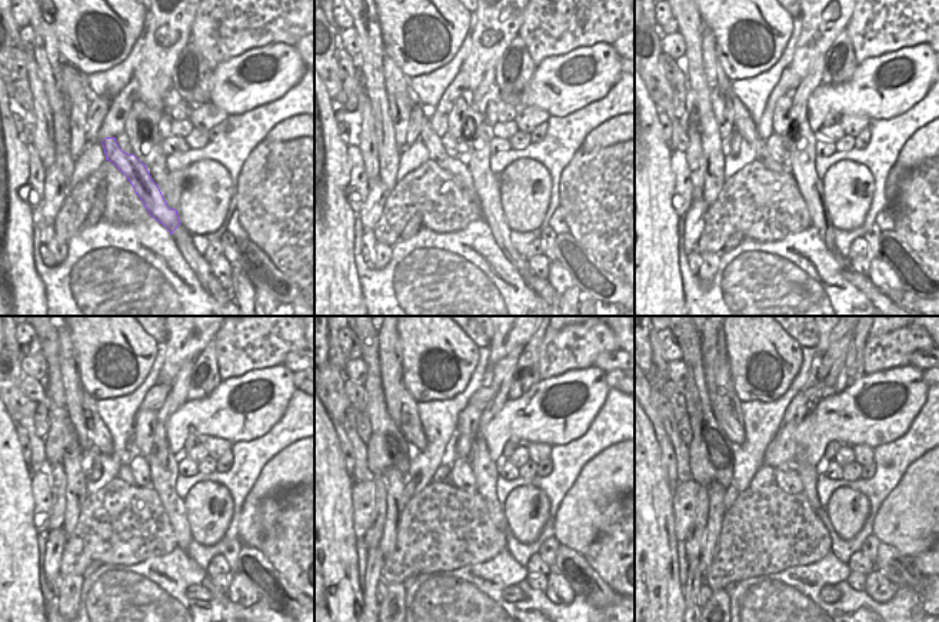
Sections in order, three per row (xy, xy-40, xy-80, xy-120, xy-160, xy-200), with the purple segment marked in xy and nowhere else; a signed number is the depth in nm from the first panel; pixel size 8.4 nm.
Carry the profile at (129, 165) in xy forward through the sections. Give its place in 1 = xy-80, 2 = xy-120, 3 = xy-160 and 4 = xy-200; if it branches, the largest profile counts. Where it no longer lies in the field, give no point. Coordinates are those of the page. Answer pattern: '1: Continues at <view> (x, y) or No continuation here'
1: Continues at xy-80 (745, 127)
2: Continues at xy-120 (97, 431)
3: Continues at xy-160 (412, 429)
4: Continues at xy-200 (728, 415)

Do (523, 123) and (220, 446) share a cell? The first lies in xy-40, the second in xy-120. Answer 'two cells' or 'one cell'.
one cell

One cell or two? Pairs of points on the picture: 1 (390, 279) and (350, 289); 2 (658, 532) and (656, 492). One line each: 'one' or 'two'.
1: two
2: one

